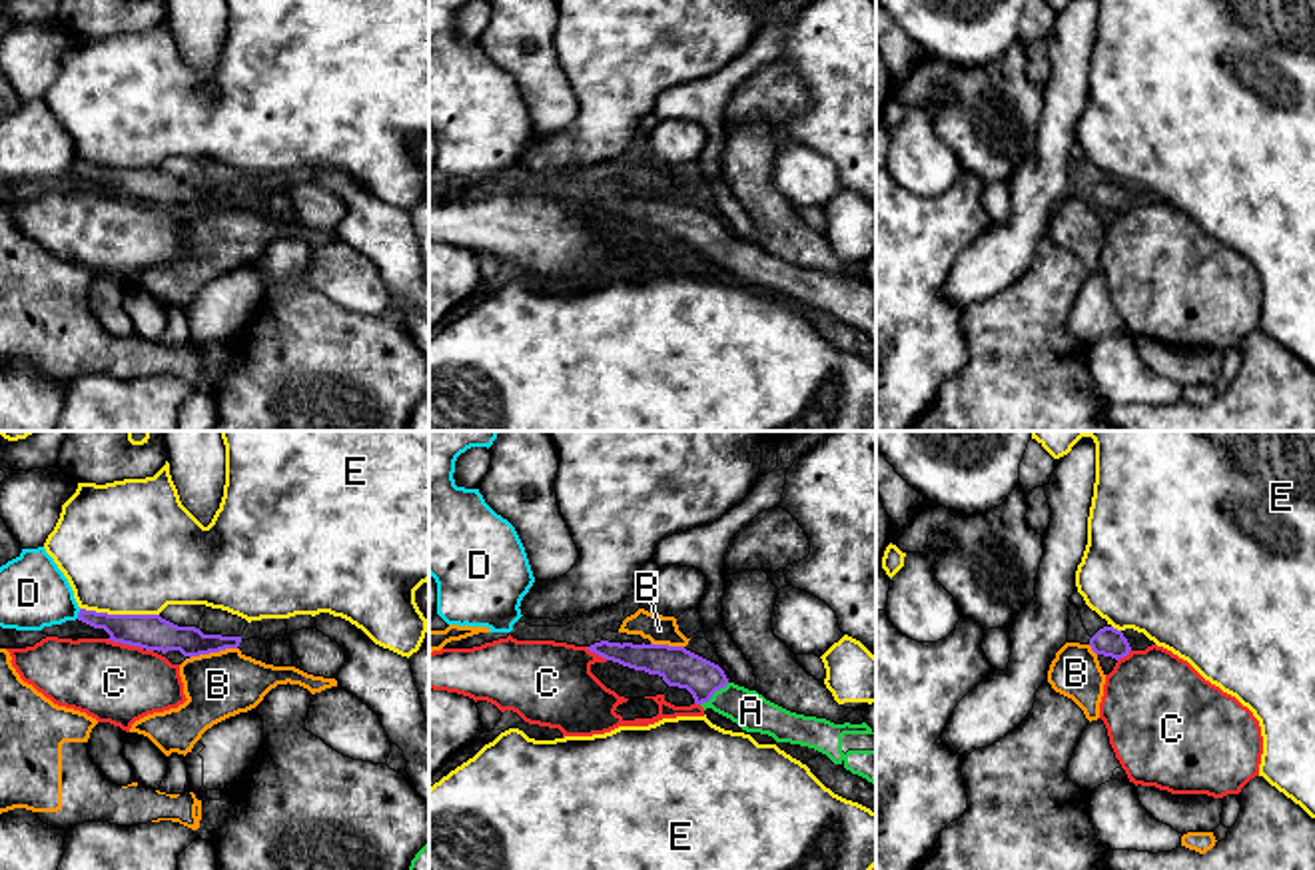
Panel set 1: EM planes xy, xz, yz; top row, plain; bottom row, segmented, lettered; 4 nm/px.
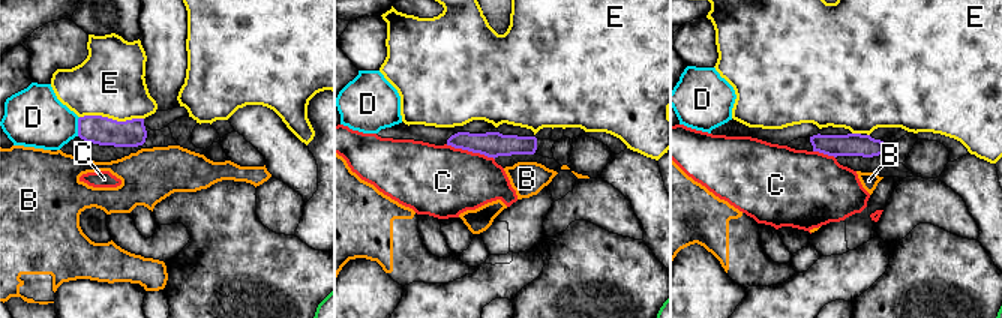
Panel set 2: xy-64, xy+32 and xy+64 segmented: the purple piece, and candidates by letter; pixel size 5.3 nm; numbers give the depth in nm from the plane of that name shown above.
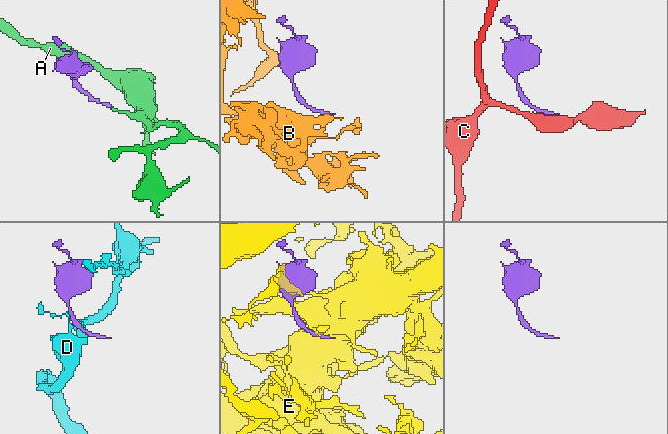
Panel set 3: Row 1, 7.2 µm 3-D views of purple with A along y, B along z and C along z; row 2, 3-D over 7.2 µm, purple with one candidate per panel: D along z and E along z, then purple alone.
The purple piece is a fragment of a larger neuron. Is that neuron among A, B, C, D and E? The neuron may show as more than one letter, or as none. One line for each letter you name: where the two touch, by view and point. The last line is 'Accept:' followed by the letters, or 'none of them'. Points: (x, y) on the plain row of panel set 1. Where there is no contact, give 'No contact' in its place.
A: Touches purple at xz (715, 244)
Accept: A

